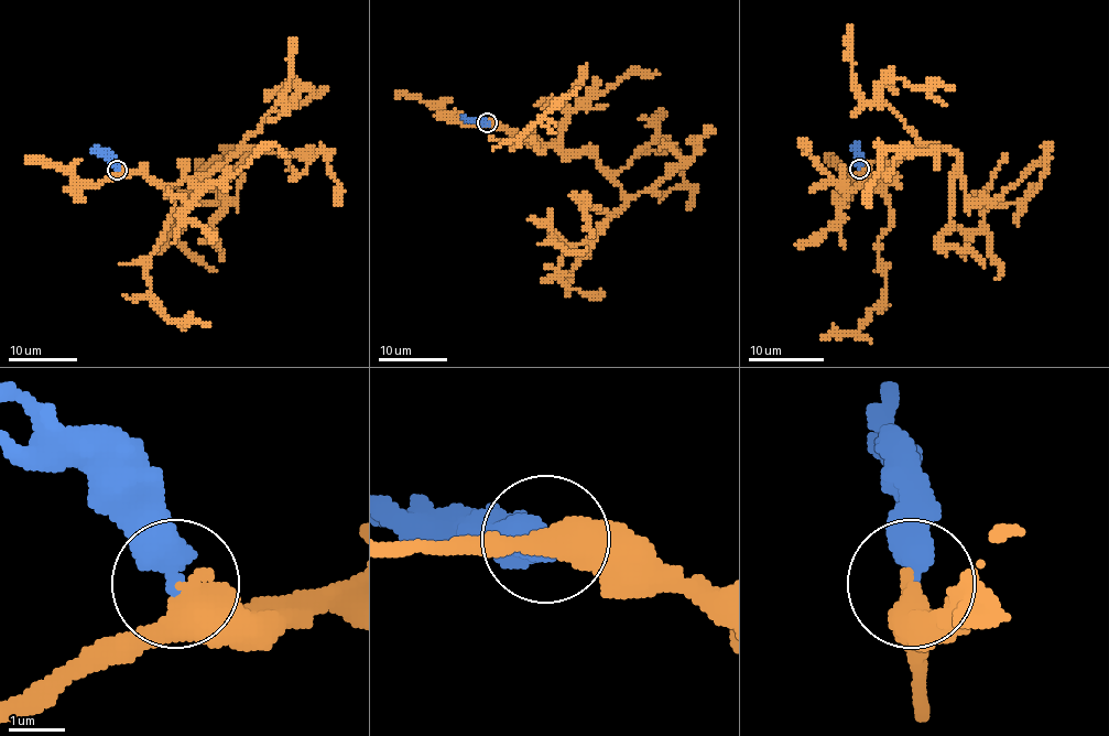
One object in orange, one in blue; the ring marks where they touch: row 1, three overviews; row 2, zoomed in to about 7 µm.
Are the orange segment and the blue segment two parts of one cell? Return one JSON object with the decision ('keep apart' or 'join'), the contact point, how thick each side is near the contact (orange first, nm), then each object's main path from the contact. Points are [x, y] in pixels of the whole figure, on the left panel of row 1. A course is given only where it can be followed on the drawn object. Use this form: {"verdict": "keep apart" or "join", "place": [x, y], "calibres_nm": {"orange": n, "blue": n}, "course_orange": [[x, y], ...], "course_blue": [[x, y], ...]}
{"verdict": "join", "place": [117, 170], "calibres_nm": {"orange": 440, "blue": 500}, "course_orange": [[117, 171], [172, 186], [251, 148], [239, 165], [238, 193], [217, 202], [187, 198], [232, 147]], "course_blue": [[117, 169], [106, 157], [90, 150]]}

